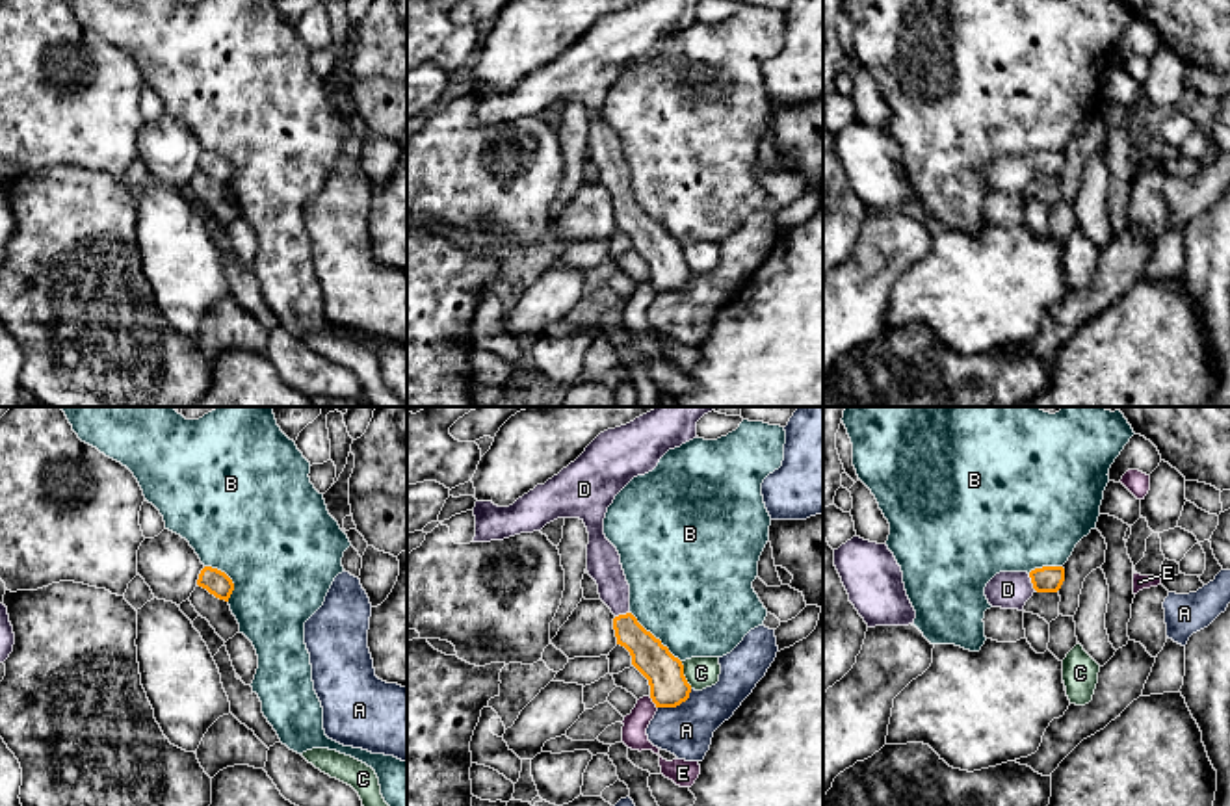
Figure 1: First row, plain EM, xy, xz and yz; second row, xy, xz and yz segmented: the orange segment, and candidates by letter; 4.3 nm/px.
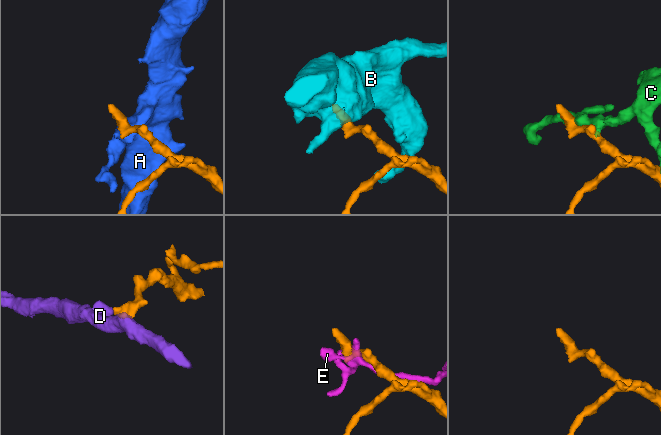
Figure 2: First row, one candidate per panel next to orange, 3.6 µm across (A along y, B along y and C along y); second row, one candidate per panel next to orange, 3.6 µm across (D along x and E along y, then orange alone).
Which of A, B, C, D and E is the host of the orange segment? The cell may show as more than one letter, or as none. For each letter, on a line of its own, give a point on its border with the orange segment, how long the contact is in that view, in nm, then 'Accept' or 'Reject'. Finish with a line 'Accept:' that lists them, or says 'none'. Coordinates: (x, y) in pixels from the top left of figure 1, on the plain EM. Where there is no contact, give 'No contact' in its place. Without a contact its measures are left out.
A: Touches orange at xz (677, 288). Shared border 170 nm. Reject
B: Touches orange at xz (653, 220). Shared border 320 nm. Reject
C: Touches orange at xz (682, 259). Shared border 130 nm. Reject
D: Touches orange at yz (1032, 166). Shared border 80 nm. Accept
E: Touches orange at xz (653, 285). Shared border 70 nm. Reject
Accept: D

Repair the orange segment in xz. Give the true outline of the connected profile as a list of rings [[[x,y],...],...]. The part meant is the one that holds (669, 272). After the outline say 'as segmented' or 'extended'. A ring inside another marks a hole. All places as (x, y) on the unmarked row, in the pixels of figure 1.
[[[639,0],[634,6],[600,17],[585,35],[544,69],[518,82],[509,91],[492,85],[476,85],[476,121],[472,126],[504,124],[520,117],[541,115],[557,102],[580,102],[589,117],[587,156],[598,169],[600,184],[615,199],[613,214],[617,228],[632,240],[632,249],[648,264],[650,282],[656,292],[676,292],[689,282],[691,269],[684,260],[684,249],[667,230],[647,215],[630,197],[630,169],[621,139],[604,119],[604,102],[615,80],[637,59],[652,56],[660,43],[674,32],[697,22],[697,6],[702,0]]] | extended

